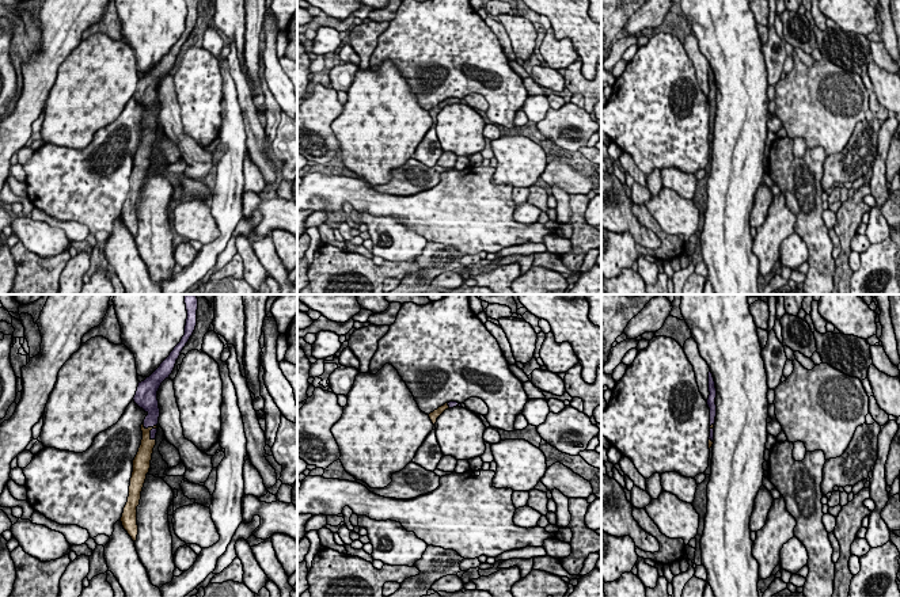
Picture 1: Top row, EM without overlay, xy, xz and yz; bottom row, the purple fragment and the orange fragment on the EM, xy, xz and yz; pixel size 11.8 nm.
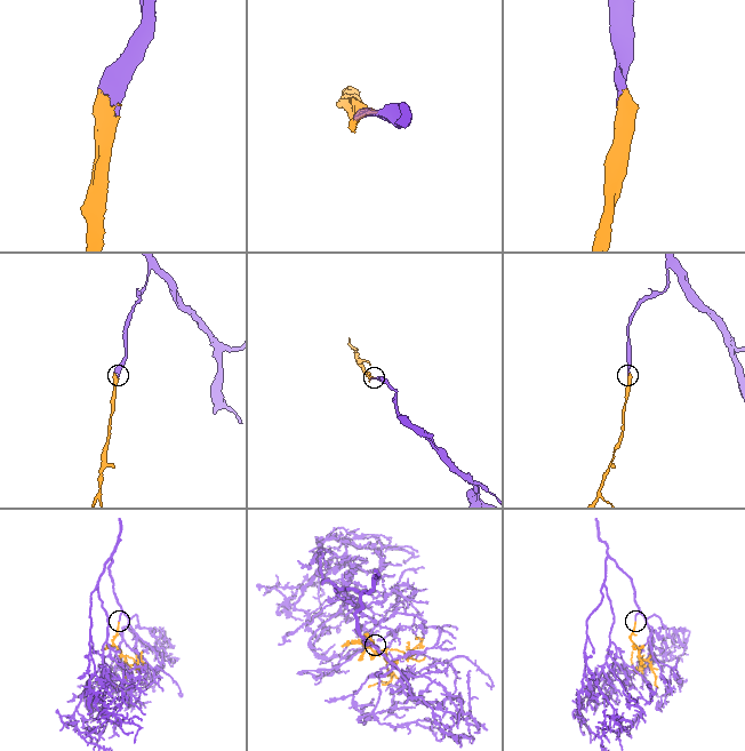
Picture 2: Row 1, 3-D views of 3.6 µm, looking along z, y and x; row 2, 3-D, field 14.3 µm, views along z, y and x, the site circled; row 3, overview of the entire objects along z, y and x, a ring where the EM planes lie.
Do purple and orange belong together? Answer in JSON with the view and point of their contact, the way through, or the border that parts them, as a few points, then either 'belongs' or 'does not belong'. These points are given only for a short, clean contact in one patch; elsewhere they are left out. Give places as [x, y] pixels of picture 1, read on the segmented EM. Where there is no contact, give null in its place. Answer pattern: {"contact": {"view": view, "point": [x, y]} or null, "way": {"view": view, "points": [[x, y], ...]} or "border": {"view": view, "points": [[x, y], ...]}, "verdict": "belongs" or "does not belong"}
{"contact": {"view": "xy", "point": [151, 430]}, "way": {"view": "xy", "points": [[154, 432], [151, 430], [145, 449]]}, "verdict": "belongs"}

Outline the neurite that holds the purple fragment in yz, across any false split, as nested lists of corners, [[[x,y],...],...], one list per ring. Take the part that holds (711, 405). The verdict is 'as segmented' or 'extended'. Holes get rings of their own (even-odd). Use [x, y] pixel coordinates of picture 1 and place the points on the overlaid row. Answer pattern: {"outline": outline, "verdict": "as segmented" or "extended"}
{"outline": [[[709,372],[709,399],[707,399],[707,406],[710,408],[710,437],[709,437],[709,449],[713,446],[714,441],[714,423],[715,423],[715,417],[717,417],[717,404],[715,404],[715,398],[717,398],[717,388],[715,388],[715,381],[713,377],[713,373]]], "verdict": "extended"}

